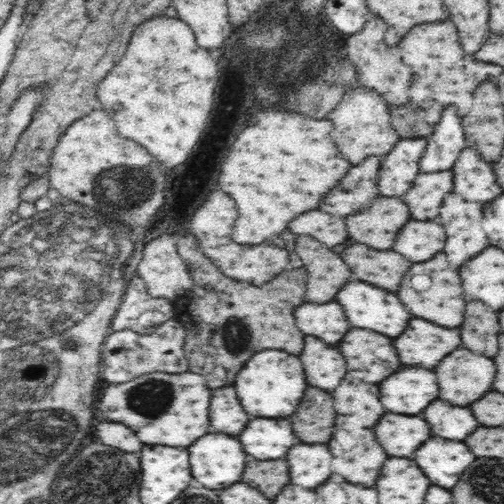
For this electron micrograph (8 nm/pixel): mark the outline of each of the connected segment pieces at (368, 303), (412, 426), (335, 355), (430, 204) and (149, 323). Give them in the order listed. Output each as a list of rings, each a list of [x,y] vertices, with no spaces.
[[[348,282],[336,296],[336,300],[344,306],[346,316],[350,320],[352,326],[356,328],[368,328],[380,334],[386,334],[390,338],[396,338],[402,334],[402,330],[406,330],[408,322],[412,320],[412,314],[406,310],[406,306],[398,300],[396,294],[386,292],[382,288],[370,286],[366,282]]]
[[[384,414],[374,426],[374,432],[384,450],[398,458],[410,458],[430,438],[426,420],[402,414]]]
[[[306,336],[304,352],[300,354],[300,358],[310,386],[334,390],[346,376],[346,360],[342,358],[342,354],[318,338]]]
[[[452,170],[436,174],[418,174],[414,186],[402,196],[416,220],[432,220],[438,216],[442,198],[452,192]]]
[[[132,274],[126,282],[122,302],[111,320],[111,330],[130,329],[149,335],[174,316],[174,300],[148,294],[144,280]]]

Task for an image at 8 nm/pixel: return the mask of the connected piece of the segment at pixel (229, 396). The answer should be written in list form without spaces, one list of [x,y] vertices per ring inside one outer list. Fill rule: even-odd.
[[[226,386],[212,394],[214,394],[210,398],[210,402],[212,402],[210,404],[210,424],[214,428],[212,432],[238,436],[246,428],[250,416],[240,406],[236,390],[232,386]]]

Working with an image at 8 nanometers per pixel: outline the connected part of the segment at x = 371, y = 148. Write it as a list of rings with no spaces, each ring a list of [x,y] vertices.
[[[360,85],[347,89],[338,106],[328,114],[328,118],[334,122],[332,138],[338,146],[338,150],[354,166],[358,166],[368,156],[388,154],[400,140],[400,136],[396,134],[396,130],[390,124],[388,104],[374,89],[368,89]]]

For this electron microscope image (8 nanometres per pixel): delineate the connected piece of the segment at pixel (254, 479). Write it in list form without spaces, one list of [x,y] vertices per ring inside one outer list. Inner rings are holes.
[[[278,460],[278,462],[248,462],[246,470],[242,474],[242,482],[258,488],[266,498],[274,498],[282,492],[282,488],[290,482],[290,472],[288,472],[288,462]]]

